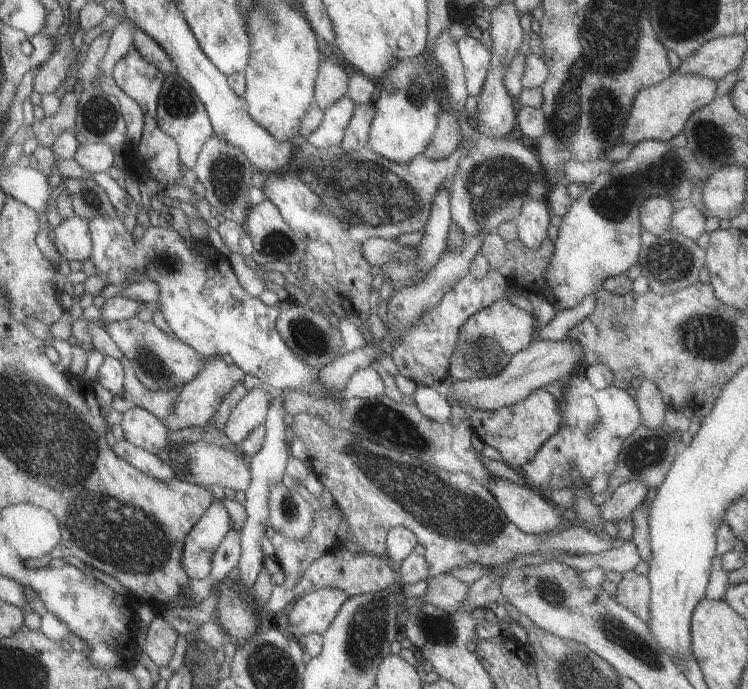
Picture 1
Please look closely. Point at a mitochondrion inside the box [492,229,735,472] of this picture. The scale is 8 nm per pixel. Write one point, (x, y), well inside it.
(668, 260)

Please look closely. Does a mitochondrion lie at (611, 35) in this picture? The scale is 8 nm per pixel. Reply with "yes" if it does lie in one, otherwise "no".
yes

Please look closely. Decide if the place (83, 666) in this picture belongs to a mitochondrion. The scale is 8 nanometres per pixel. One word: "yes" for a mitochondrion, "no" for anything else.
no

